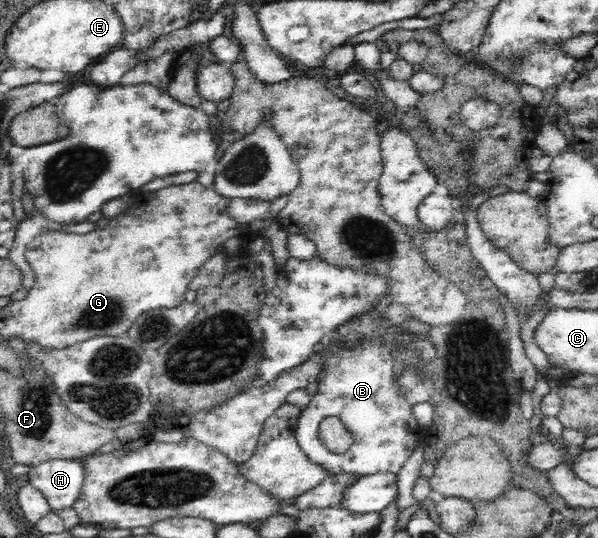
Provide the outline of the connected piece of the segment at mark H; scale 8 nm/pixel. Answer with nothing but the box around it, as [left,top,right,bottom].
[28,458,86,512]

